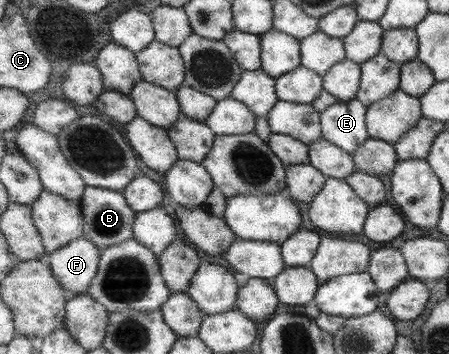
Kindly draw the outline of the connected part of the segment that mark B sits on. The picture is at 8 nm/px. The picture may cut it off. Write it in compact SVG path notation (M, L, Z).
M87 186L80 201L85 216L83 236L94 242L96 246L104 250L135 238L133 224L135 223L137 212L128 204L127 198L122 191Z

